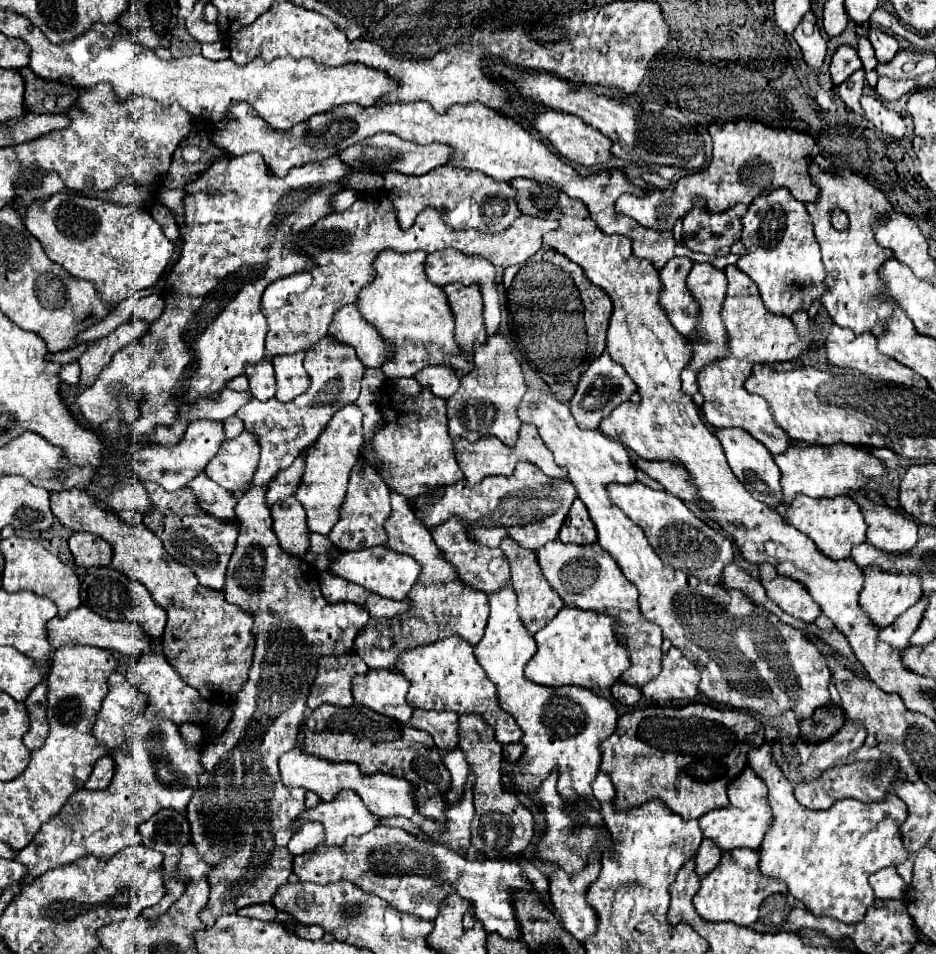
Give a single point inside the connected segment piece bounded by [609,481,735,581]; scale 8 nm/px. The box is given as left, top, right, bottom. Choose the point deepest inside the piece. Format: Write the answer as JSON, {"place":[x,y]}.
{"place":[672,528]}

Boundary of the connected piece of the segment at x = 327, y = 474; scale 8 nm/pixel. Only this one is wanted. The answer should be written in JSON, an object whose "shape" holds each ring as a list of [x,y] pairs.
{"shape":[[[351,403],[339,409],[333,419],[327,423],[325,431],[317,439],[317,443],[307,451],[305,473],[295,497],[307,511],[307,525],[309,531],[327,535],[333,525],[339,521],[339,509],[345,501],[347,481],[353,465],[359,461],[359,453],[363,449],[363,435],[361,435],[361,409]]]}

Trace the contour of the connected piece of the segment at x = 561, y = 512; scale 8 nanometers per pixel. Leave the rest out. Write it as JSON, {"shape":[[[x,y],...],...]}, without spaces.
{"shape":[[[521,461],[511,477],[487,477],[479,485],[471,487],[465,479],[447,487],[443,497],[423,495],[413,505],[415,515],[425,523],[427,529],[447,521],[453,515],[467,521],[471,537],[483,541],[487,547],[499,547],[503,537],[513,537],[521,547],[539,551],[547,541],[559,539],[559,529],[569,513],[569,507],[577,499],[577,491],[569,479],[549,477],[529,461]]]}

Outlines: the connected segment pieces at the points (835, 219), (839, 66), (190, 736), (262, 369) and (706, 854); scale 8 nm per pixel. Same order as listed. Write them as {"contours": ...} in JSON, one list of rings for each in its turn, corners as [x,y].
{"contours":[[[[833,209],[833,213],[831,213],[831,223],[833,223],[833,227],[835,227],[837,231],[845,231],[845,229],[849,227],[849,219],[847,219],[847,215],[845,215],[841,209]]],[[[841,45],[841,47],[835,51],[835,55],[833,55],[833,59],[831,59],[831,67],[829,67],[833,83],[835,83],[835,85],[841,85],[841,83],[843,83],[851,73],[855,73],[855,69],[859,69],[859,67],[861,67],[861,61],[859,61],[857,51],[855,51],[853,47],[849,47],[849,45]]],[[[183,723],[183,727],[179,727],[181,737],[187,741],[187,745],[201,745],[203,743],[203,727],[193,727],[189,723]]],[[[263,359],[257,365],[249,365],[245,369],[245,375],[249,379],[249,393],[255,399],[267,401],[275,397],[275,371],[269,359]]],[[[705,839],[697,851],[697,873],[699,873],[699,877],[703,877],[711,869],[715,869],[719,859],[721,859],[721,849],[711,839]]]]}

